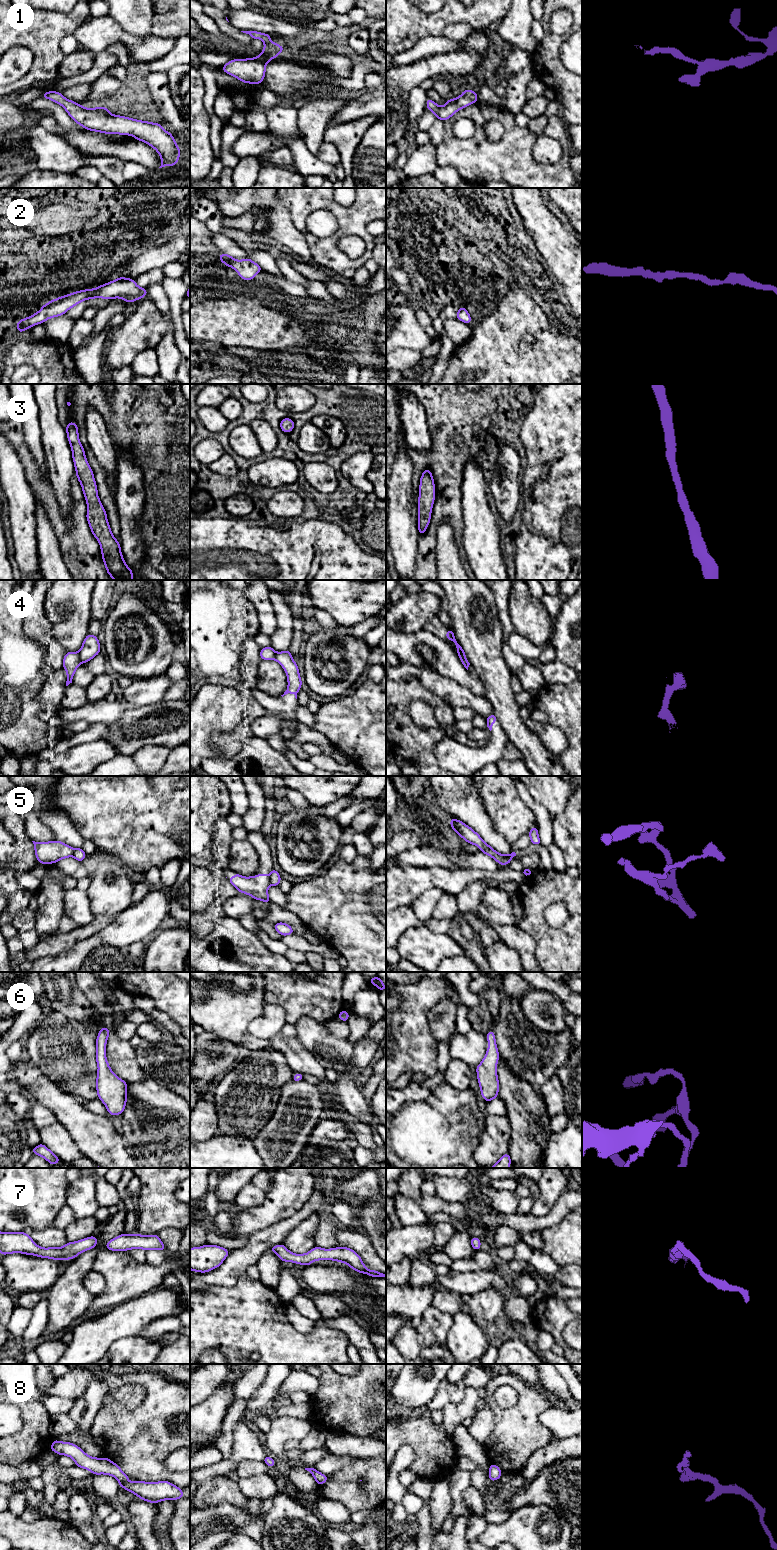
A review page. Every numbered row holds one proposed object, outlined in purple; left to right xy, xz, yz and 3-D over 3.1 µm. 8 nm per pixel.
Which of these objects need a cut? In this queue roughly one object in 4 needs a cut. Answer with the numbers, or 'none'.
4, 5

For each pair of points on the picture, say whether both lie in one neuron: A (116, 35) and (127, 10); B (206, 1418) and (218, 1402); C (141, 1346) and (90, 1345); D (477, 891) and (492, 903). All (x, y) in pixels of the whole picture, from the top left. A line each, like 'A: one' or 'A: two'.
A: two
B: one
C: two
D: two

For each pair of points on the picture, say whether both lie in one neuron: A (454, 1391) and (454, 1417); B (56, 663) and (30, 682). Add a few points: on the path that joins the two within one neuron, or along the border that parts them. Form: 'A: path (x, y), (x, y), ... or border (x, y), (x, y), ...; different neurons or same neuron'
A: border (467, 1386), (464, 1397), (458, 1403), (450, 1402); different neurons
B: border (40, 646), (44, 652), (45, 663), (53, 671); different neurons

